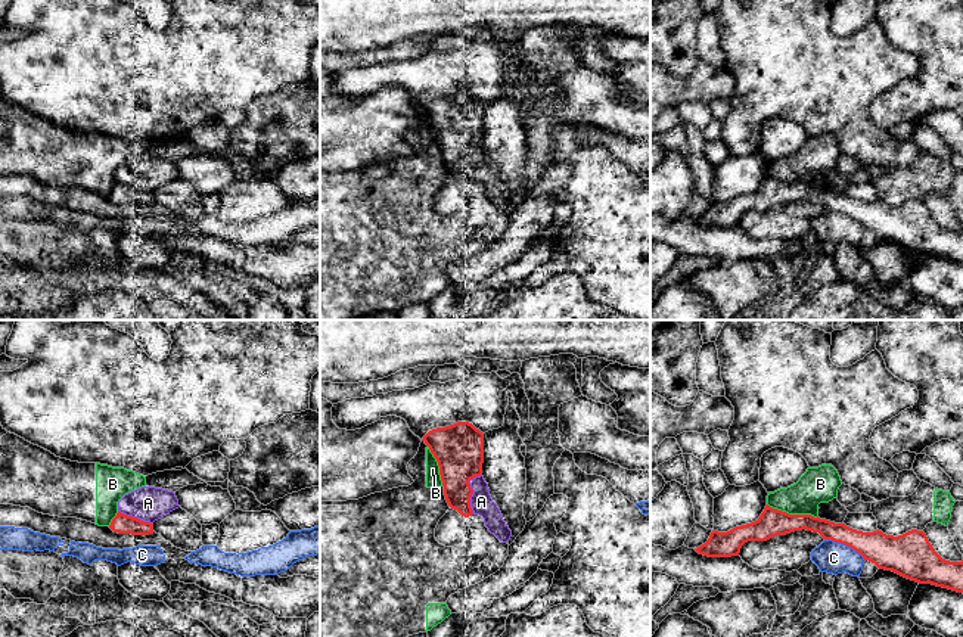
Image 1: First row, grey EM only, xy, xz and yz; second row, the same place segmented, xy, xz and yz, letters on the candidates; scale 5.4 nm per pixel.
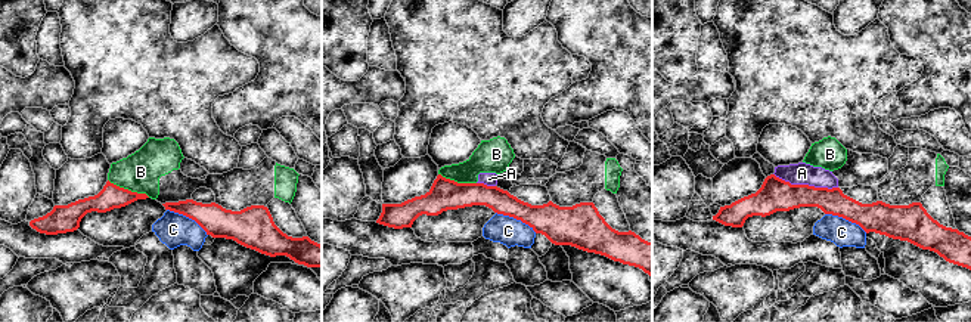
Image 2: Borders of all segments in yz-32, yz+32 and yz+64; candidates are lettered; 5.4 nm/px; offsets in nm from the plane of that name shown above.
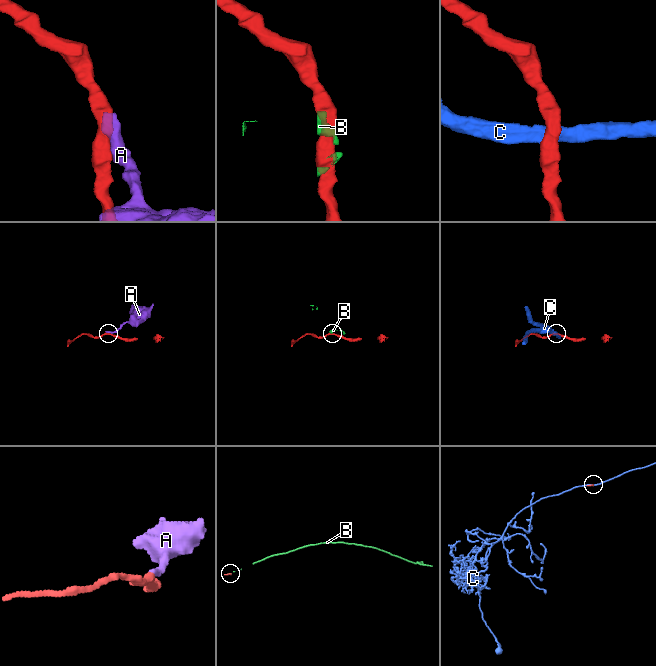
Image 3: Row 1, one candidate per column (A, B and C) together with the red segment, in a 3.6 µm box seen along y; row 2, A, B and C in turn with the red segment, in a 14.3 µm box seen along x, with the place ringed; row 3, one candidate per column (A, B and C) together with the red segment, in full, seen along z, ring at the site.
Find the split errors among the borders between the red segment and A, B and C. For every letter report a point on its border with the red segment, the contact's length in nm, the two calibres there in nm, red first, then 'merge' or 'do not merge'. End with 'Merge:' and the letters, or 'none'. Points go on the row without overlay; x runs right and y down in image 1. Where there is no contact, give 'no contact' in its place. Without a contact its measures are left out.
A: xz (472, 161) | 220 nm | 280/120 nm | do not merge
B: yz (792, 185) | 280 nm | 150/190 nm | do not merge
C: yz (845, 214) | 260 nm | 190/180 nm | do not merge
Merge: none

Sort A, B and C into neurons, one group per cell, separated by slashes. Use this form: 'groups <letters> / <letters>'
groups A / B / C

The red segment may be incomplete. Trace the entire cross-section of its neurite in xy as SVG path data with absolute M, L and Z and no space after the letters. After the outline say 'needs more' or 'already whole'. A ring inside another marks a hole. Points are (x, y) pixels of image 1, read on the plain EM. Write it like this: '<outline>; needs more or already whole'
M121 181L112 189L109 198L118 203L149 205L153 203L153 193L127 186Z; already whole

